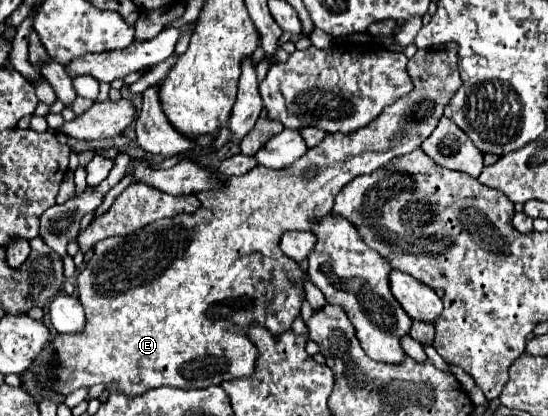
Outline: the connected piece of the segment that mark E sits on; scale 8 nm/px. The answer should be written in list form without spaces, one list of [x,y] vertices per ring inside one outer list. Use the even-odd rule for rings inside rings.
[[[443,44],[443,46],[431,46],[425,50],[417,50],[417,54],[409,60],[409,76],[413,78],[413,90],[405,96],[399,98],[395,104],[387,106],[381,116],[377,116],[369,126],[355,130],[353,134],[329,134],[329,138],[325,138],[325,142],[321,142],[321,146],[309,148],[305,156],[301,156],[297,162],[293,162],[293,166],[287,166],[285,170],[273,170],[273,168],[265,168],[265,166],[255,166],[249,174],[241,176],[241,178],[227,178],[225,186],[221,190],[209,190],[205,194],[197,194],[201,208],[195,214],[179,214],[177,218],[165,218],[165,220],[157,220],[149,226],[143,226],[127,236],[117,236],[117,238],[105,238],[101,242],[95,244],[95,254],[93,258],[87,262],[85,270],[77,276],[77,288],[79,288],[79,302],[85,308],[85,328],[83,332],[77,334],[59,334],[57,338],[51,340],[51,348],[57,354],[57,368],[51,370],[51,376],[45,376],[43,372],[39,374],[39,370],[35,370],[35,380],[41,386],[49,386],[53,392],[67,396],[71,392],[75,392],[77,388],[91,388],[95,384],[105,384],[111,392],[121,392],[129,398],[135,398],[139,394],[143,394],[145,390],[151,388],[159,388],[159,386],[173,386],[173,388],[183,388],[183,390],[191,390],[191,388],[207,388],[213,384],[221,384],[225,380],[233,380],[233,378],[243,378],[253,374],[255,370],[255,360],[257,360],[257,348],[249,342],[249,338],[245,336],[245,330],[257,322],[261,326],[265,326],[267,330],[271,330],[273,334],[281,334],[285,330],[291,328],[295,316],[299,316],[301,312],[301,302],[303,302],[303,270],[299,268],[297,262],[293,262],[289,256],[285,256],[281,252],[279,243],[283,232],[296,231],[311,231],[311,224],[317,222],[319,218],[323,218],[331,208],[333,208],[333,200],[337,196],[337,192],[351,182],[357,176],[363,174],[371,174],[373,170],[385,166],[389,160],[409,154],[411,150],[417,150],[421,146],[421,142],[425,138],[429,138],[431,130],[437,126],[437,122],[443,116],[443,108],[445,104],[451,100],[451,96],[459,90],[461,86],[461,78],[459,78],[459,68],[457,68],[457,44]],[[291,278],[295,278],[297,282],[291,284]]]

